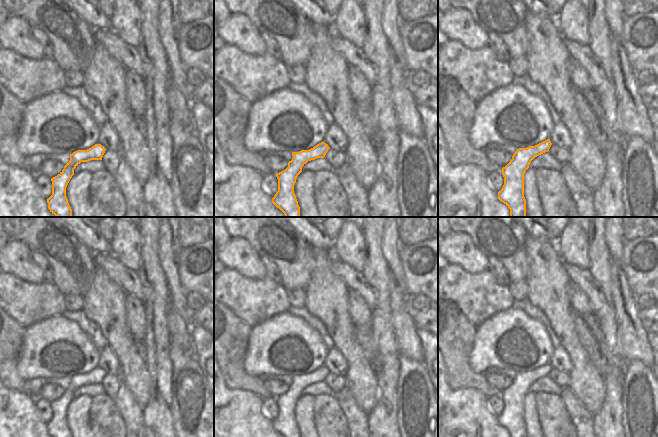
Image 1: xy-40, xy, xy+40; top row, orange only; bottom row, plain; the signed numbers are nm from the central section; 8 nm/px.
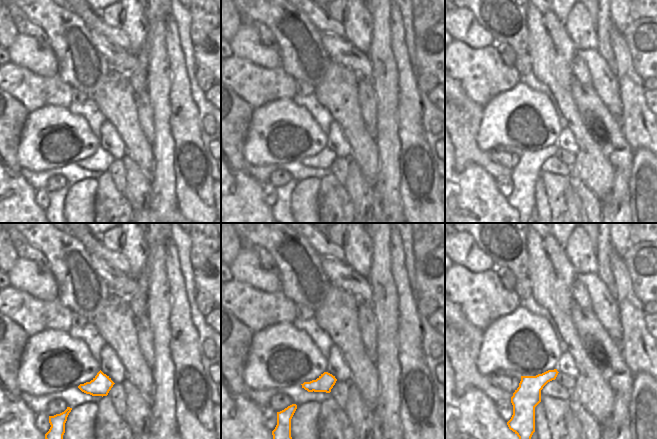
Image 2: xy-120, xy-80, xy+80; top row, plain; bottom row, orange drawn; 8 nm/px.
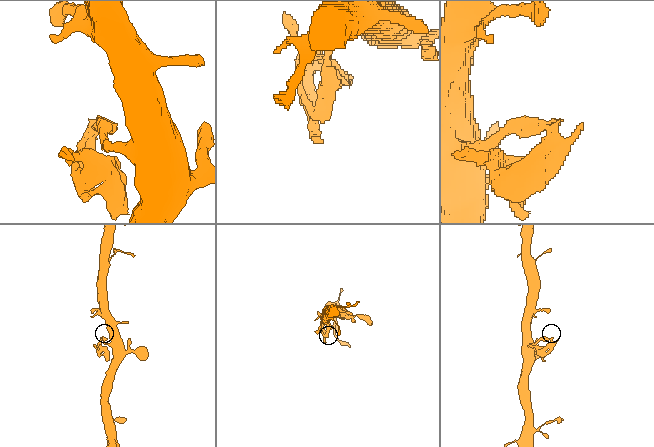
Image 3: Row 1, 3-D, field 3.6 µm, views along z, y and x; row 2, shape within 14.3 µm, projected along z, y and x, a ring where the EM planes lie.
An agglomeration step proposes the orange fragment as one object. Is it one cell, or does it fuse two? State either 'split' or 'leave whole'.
split

